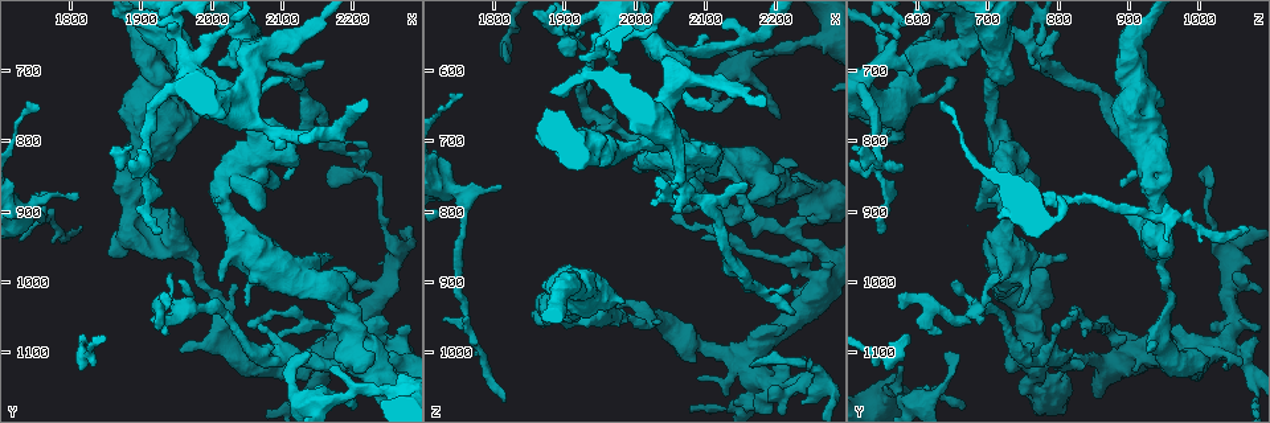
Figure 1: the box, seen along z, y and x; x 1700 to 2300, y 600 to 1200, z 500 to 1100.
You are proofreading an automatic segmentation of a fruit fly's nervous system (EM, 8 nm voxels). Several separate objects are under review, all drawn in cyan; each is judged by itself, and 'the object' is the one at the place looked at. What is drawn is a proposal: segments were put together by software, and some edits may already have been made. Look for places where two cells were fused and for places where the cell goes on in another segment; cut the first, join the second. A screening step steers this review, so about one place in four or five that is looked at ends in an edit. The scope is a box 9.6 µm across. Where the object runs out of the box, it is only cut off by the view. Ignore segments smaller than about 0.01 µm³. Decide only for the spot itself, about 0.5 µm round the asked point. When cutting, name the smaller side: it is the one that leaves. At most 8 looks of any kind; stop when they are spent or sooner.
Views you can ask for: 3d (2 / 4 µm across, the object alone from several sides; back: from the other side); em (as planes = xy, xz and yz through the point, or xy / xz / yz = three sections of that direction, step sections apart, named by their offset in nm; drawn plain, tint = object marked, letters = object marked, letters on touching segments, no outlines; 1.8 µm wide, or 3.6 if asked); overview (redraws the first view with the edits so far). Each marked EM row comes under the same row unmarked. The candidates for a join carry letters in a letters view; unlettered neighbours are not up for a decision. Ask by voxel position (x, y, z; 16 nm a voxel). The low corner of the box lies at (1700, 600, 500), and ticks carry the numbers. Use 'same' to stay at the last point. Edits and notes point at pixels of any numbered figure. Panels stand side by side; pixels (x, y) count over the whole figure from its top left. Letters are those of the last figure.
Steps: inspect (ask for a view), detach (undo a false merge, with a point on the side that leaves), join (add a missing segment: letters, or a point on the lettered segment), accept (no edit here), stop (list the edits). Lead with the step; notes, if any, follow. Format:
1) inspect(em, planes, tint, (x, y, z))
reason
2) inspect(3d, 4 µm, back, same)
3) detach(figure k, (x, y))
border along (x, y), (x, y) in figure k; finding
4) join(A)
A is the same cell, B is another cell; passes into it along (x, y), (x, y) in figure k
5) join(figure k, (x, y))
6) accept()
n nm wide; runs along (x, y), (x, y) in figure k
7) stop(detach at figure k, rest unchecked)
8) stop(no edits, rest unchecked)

inspect(em, xy, step 8, letters, (1820, 925, 1070))

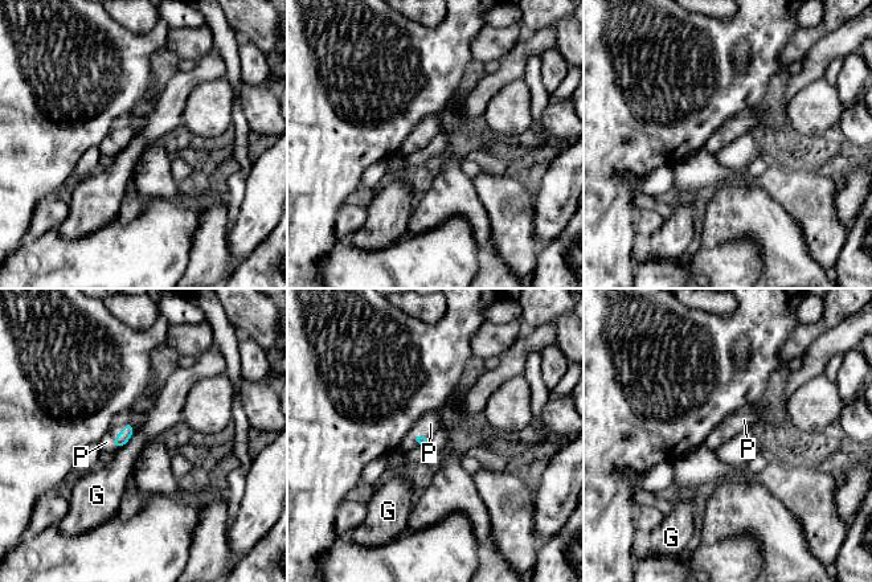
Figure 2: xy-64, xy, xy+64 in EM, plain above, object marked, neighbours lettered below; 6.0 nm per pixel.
join(figure 2, (106, 442))
P is the same cell, G is another cell; passes into it along (123, 437), (115, 437), (106, 442) in figure 2; the cell continues

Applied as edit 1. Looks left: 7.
inspect(3d, 2 µm, (1960, 1100, 925))
branch stops here

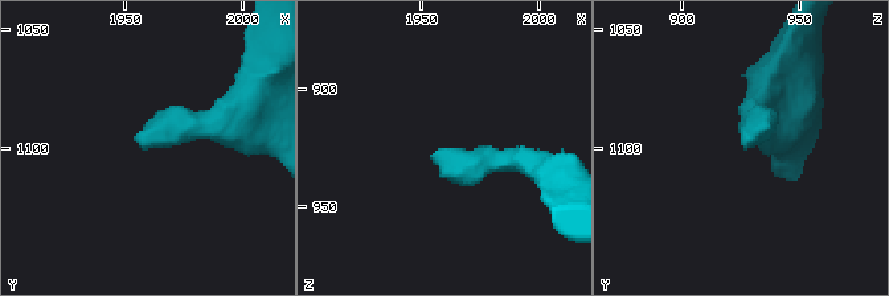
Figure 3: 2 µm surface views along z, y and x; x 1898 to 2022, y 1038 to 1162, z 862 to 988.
inspect(em, 3.6 µm, planes, letters, (1956, 1096, 928))
now the EM

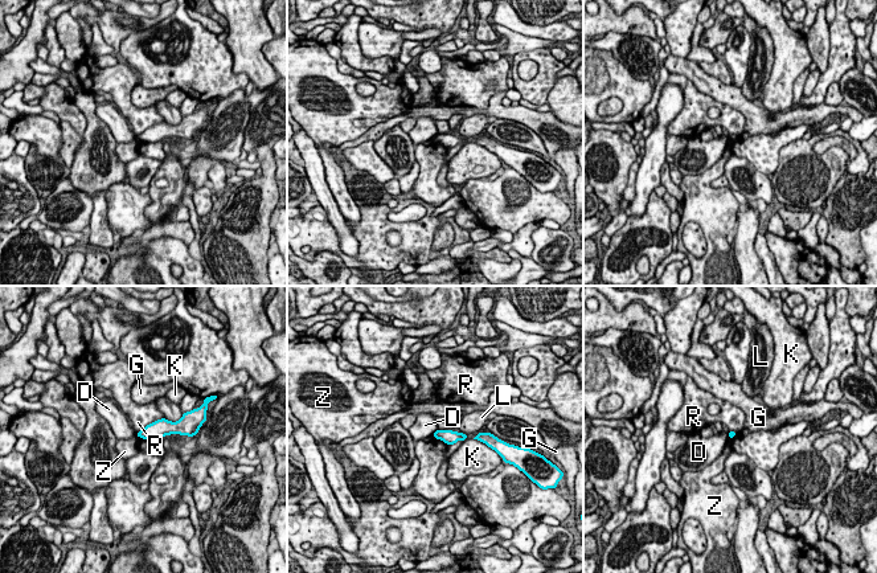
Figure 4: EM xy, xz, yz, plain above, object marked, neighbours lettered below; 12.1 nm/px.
accept()
D, G, K, L, R and Z are other cells; border along (438, 429), (431, 434) in figure 4; none of them fits

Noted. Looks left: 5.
inspect(3d, 2 µm, (1820, 1080, 590))
branch stops here

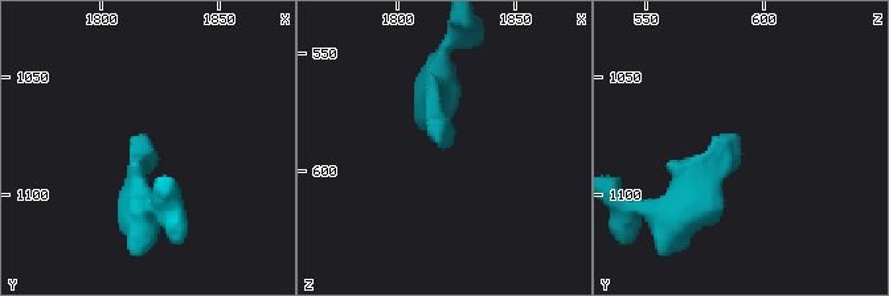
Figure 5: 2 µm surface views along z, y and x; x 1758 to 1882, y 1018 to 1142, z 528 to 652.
inspect(em, xz, step 4, tint, (1818, 1075, 590))
now the EM

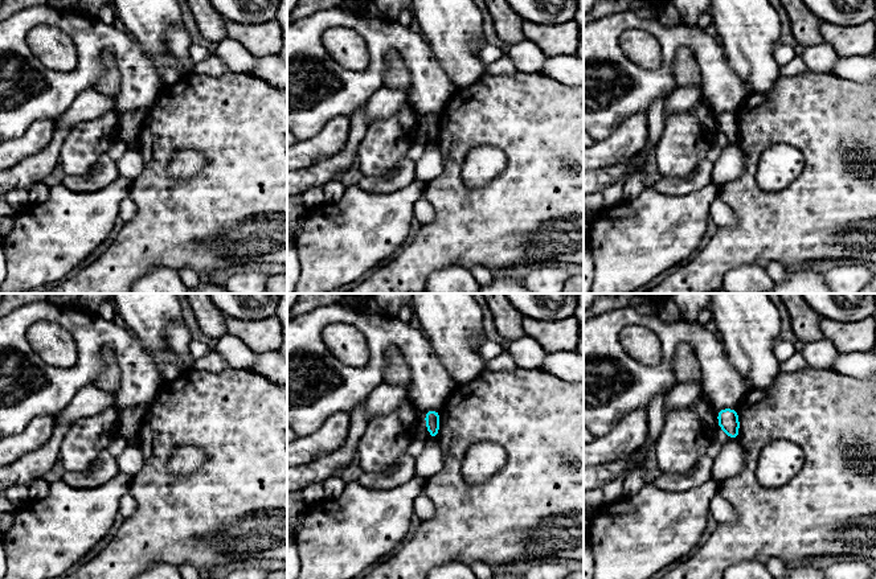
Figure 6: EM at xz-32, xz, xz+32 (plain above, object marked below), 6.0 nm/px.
inspect(em, planes, letters, same)

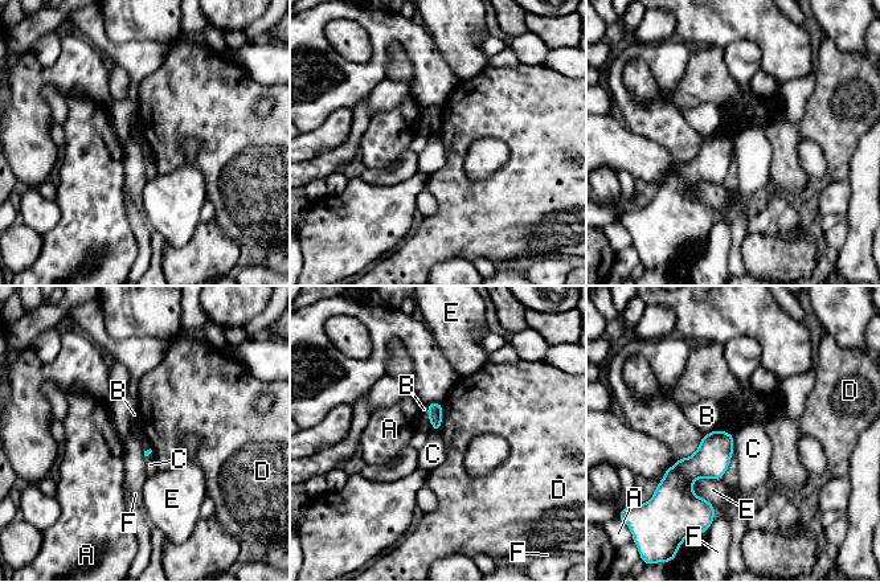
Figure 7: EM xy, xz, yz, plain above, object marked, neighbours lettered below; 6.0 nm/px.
accept()
A, B, C, D, E and F are other cells; no lettered segment goes on from it

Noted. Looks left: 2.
stop(join at figure 2, rest unchecked)

